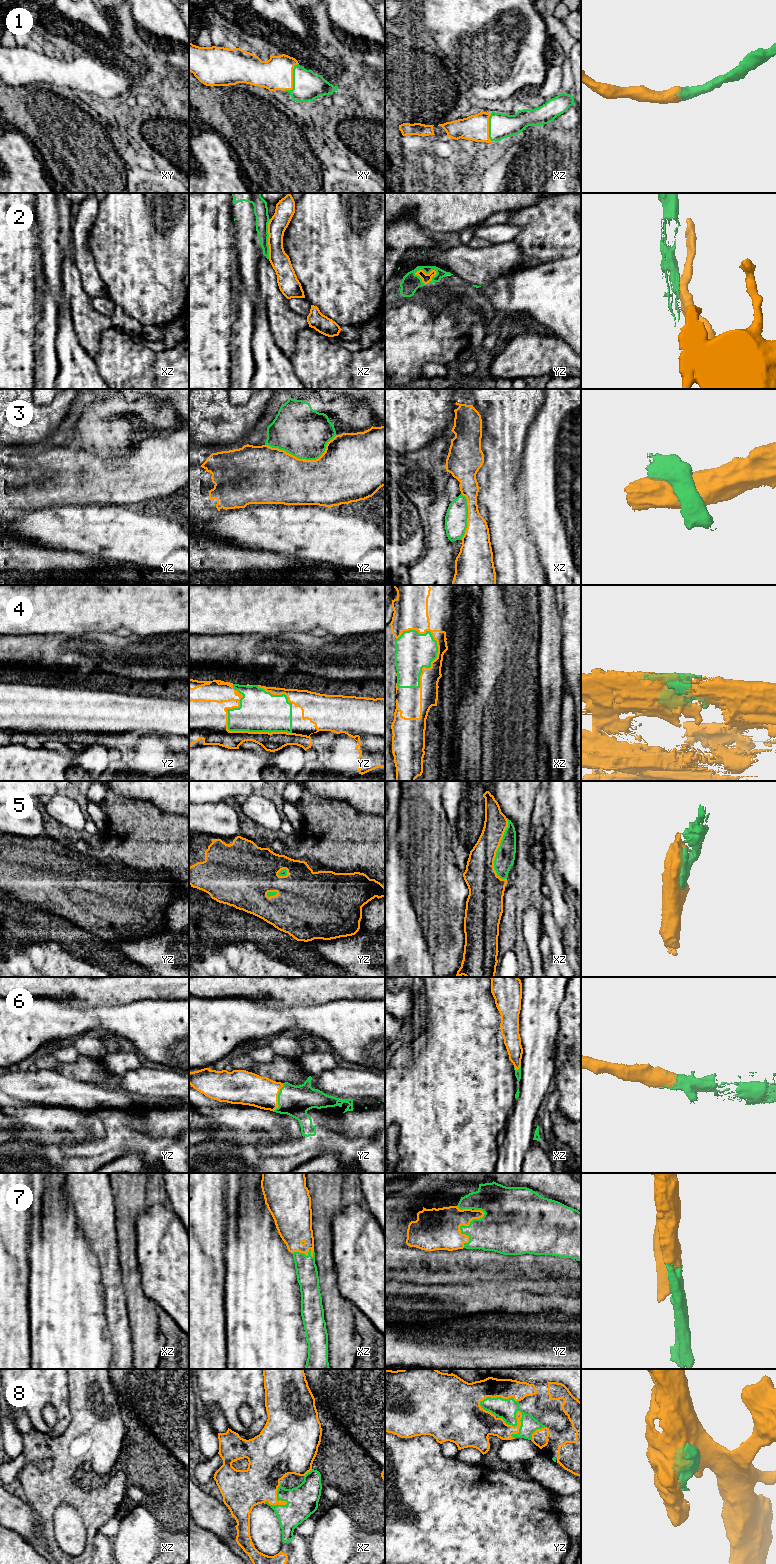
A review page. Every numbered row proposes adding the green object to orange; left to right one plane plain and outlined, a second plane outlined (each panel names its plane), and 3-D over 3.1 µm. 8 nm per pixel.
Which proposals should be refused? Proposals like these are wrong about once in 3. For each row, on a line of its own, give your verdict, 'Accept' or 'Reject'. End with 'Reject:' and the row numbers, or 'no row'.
1: Accept
2: Reject
3: Reject
4: Accept
5: Accept
6: Accept
7: Accept
8: Accept
Reject: 2, 3

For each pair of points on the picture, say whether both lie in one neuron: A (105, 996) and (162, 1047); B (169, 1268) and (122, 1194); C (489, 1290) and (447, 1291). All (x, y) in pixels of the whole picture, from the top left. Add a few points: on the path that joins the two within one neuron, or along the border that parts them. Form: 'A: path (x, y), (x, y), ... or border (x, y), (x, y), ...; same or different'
A: border (137, 1000), (122, 1004), (106, 1004), (91, 1007); different
B: border (138, 1212), (136, 1217), (137, 1240); different
C: path (479, 1291), (457, 1291); same

